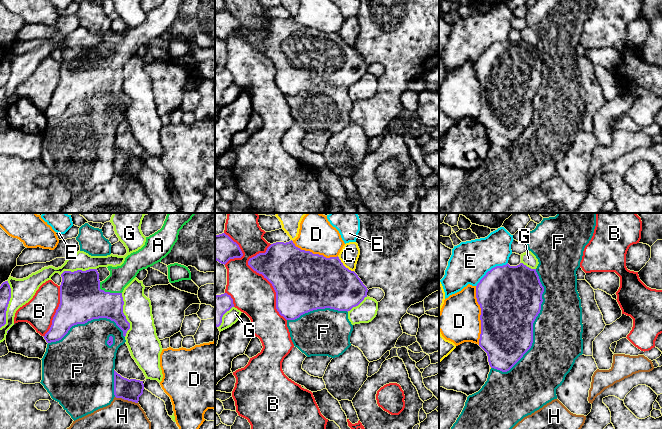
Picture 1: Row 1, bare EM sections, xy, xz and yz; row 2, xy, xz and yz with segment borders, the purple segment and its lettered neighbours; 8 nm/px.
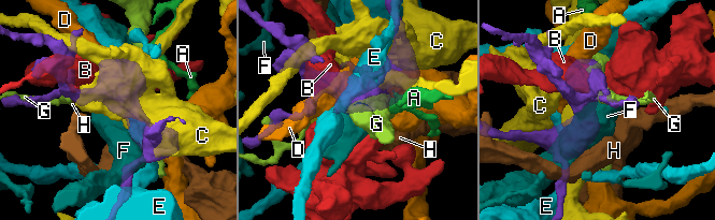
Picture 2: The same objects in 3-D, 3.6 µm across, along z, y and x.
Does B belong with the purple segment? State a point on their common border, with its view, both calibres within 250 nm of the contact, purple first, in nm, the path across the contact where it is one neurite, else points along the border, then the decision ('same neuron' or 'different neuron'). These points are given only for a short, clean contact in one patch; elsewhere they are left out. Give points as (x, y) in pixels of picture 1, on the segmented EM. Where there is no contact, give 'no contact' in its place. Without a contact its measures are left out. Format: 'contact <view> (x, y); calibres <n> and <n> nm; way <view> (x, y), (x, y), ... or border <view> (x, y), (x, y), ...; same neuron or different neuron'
contact xz (264, 277); calibres 420 and 320 nm; different neuron

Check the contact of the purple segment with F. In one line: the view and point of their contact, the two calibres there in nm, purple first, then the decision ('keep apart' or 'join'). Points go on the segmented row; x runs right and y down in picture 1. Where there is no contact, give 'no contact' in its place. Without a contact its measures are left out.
contact yz (532, 328); calibres 460 and 400 nm; keep apart

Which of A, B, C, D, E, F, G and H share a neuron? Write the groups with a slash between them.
A / B / C / D / E / F / G / H

